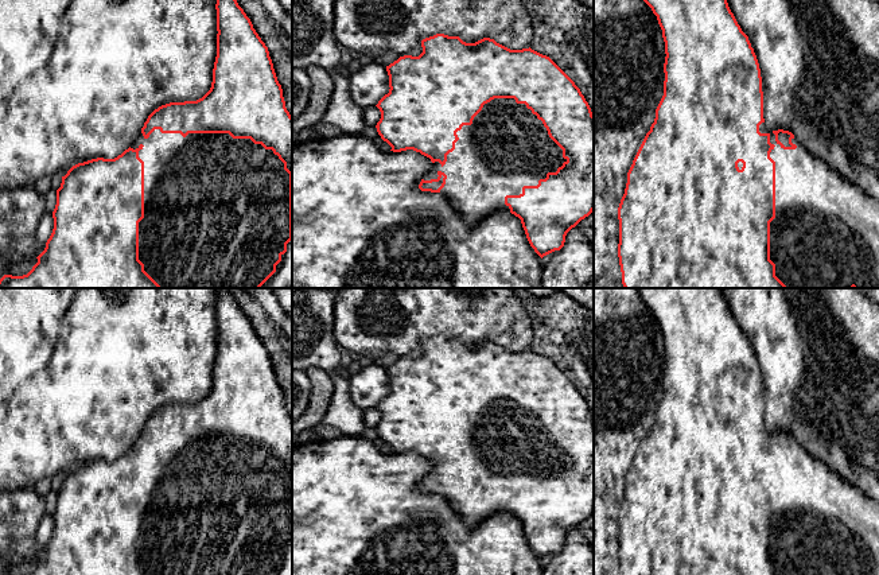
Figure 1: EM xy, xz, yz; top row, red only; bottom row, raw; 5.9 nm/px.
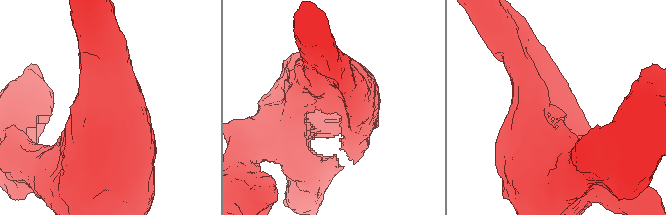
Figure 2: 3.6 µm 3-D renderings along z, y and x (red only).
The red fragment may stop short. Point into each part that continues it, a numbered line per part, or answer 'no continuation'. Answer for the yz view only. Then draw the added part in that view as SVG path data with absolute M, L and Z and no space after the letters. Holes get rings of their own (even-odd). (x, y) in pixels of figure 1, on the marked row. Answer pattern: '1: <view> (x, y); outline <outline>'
1: yz (825, 234); outline M765 123L759 125L759 132L769 133L770 143L775 145L770 152L770 158L775 162L775 218L770 222L770 260L775 264L775 276L786 288L849 288L852 284L857 288L879 288L879 202L841 176L825 160L814 156L796 137L792 139L792 143L797 148L783 149Z

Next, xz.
1: xz (506, 147); outline M494 98L485 104L472 124L463 125L456 135L459 140L455 149L447 155L446 164L435 162L423 179L437 179L439 171L447 175L440 194L468 228L494 211L510 211L505 205L506 195L520 195L524 186L537 186L548 172L556 172L567 162L563 149L549 137L542 121L514 98Z

